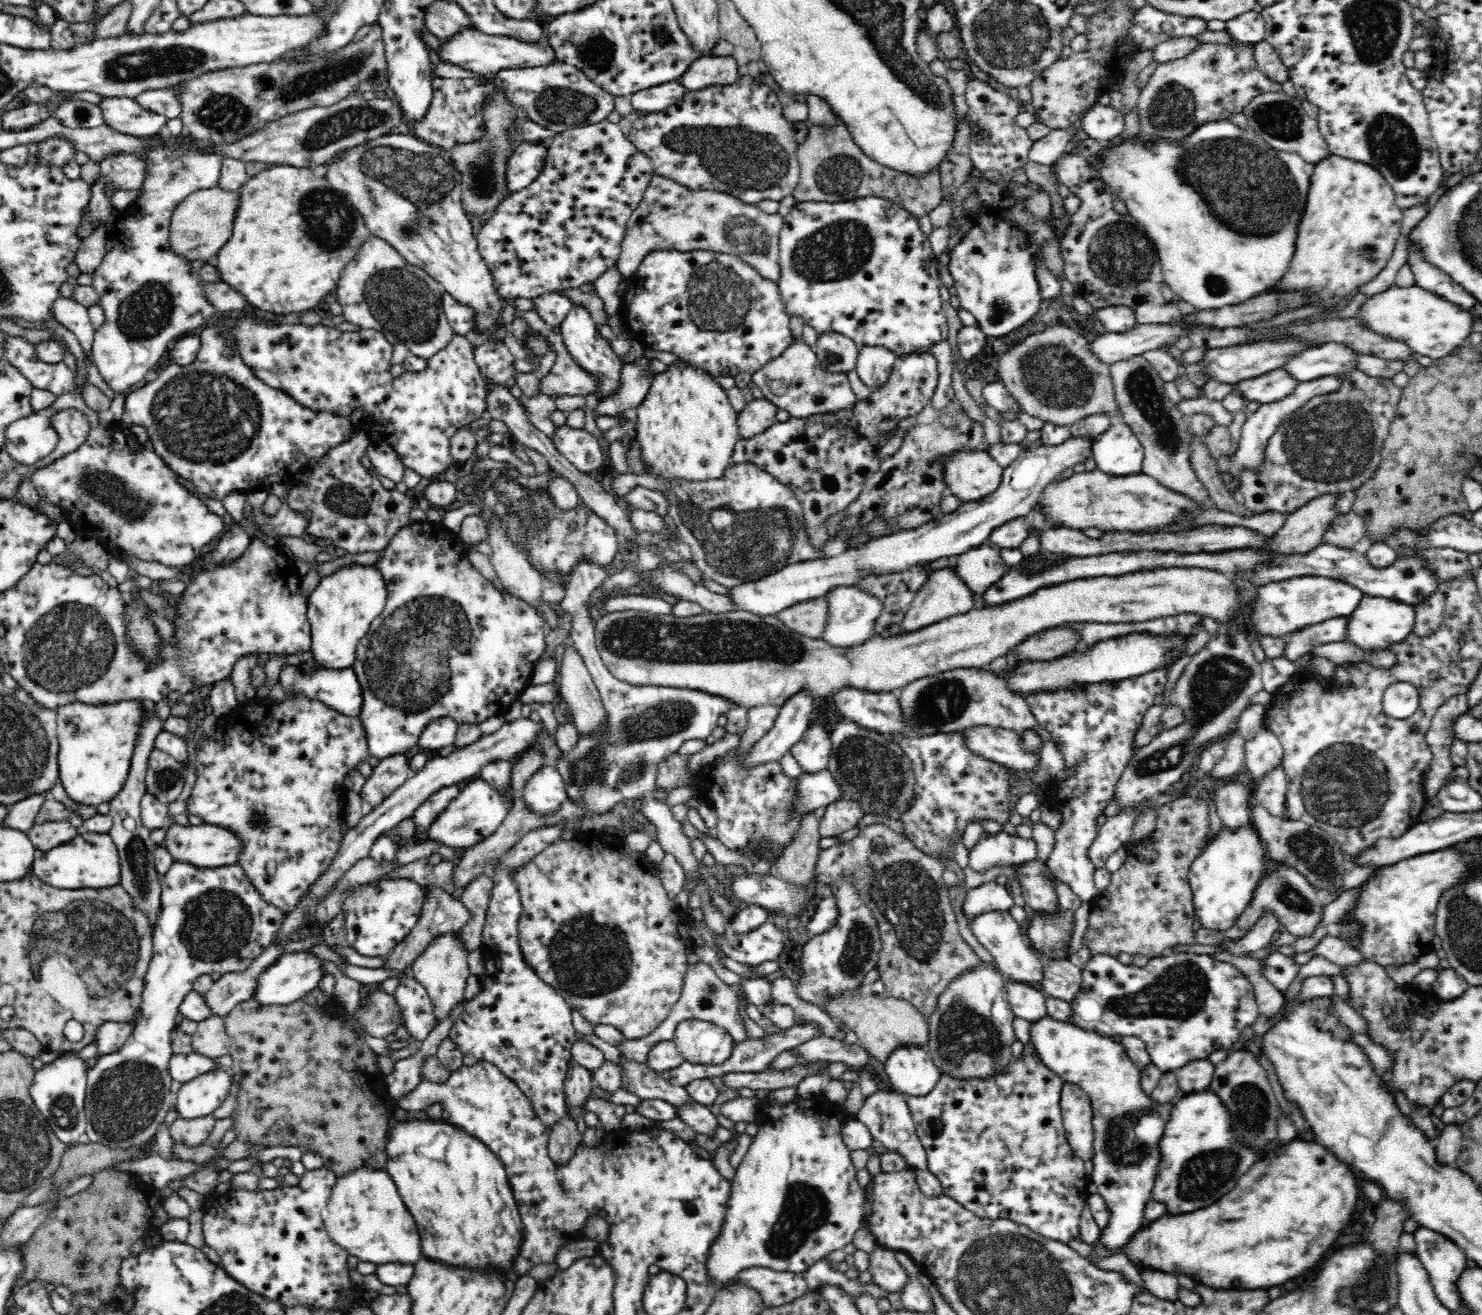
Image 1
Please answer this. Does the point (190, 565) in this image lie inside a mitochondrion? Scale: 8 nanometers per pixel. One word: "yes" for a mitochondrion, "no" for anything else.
no

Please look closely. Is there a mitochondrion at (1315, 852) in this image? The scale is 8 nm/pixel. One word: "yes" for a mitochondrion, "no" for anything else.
yes

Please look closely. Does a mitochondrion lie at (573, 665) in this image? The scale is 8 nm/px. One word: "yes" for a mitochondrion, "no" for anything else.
no

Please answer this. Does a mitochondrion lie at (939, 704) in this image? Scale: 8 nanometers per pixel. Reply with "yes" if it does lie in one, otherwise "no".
yes

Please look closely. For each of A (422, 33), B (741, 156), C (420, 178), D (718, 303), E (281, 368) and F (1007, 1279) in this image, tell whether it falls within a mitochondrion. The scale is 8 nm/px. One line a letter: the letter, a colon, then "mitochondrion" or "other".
A: other
B: mitochondrion
C: mitochondrion
D: mitochondrion
E: mitochondrion
F: mitochondrion

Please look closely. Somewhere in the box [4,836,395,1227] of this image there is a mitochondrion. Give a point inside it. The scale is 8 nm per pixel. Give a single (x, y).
(91, 946)

